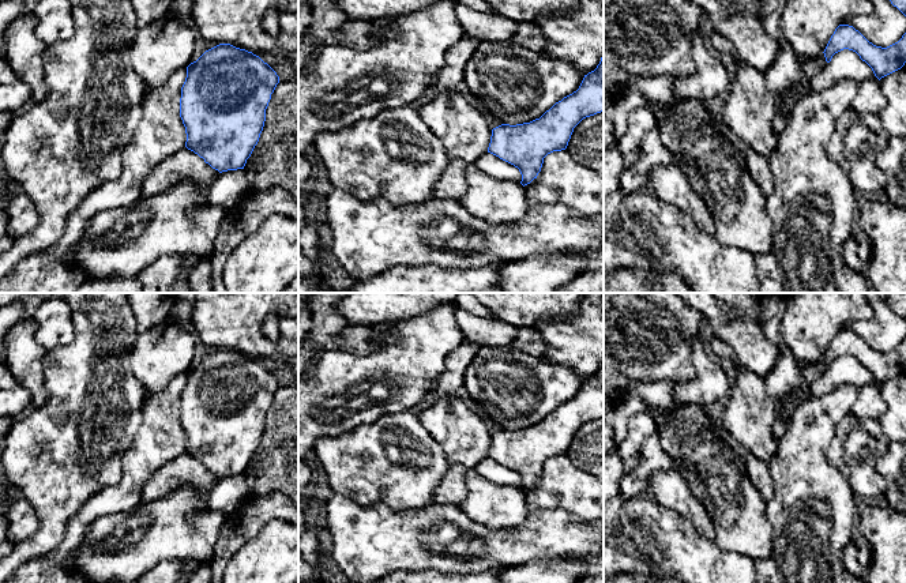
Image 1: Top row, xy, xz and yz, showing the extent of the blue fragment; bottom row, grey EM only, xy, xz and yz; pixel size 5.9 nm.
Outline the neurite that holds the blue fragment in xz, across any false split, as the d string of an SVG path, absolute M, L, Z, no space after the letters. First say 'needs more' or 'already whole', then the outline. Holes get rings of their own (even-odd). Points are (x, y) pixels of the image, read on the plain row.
already whole; M604 361L597 373L584 380L576 396L556 407L540 424L516 430L501 429L493 433L488 458L518 473L522 479L520 489L525 492L537 484L548 459L567 454L574 433L583 424L601 417L604 417Z

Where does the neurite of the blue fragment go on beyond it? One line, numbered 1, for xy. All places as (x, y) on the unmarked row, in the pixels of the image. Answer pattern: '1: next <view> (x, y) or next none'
1: next none

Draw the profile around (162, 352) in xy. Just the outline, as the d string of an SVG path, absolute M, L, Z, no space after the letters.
M172 319L138 334L129 356L129 366L147 395L162 392L176 375L187 373L191 369L195 357L195 342L195 334L181 330Z

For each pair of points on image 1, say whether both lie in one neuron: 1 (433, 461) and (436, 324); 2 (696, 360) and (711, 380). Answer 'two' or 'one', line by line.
1: two
2: one

